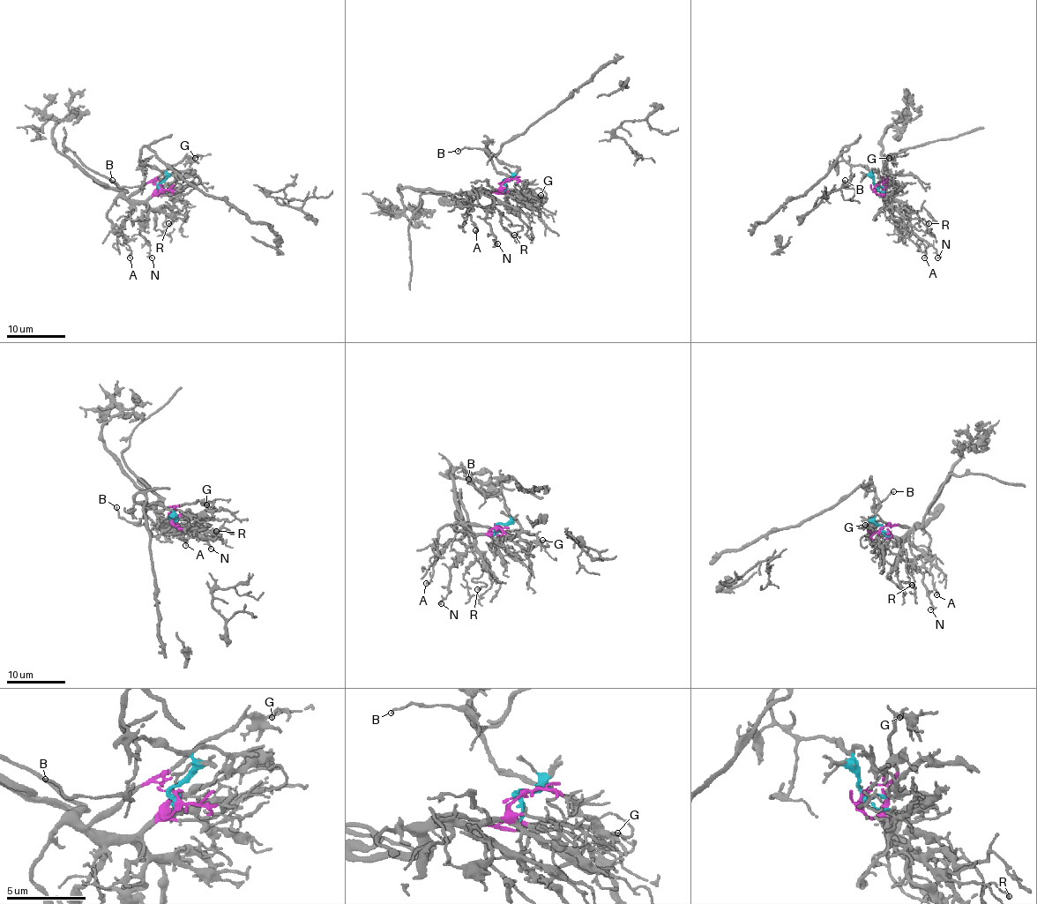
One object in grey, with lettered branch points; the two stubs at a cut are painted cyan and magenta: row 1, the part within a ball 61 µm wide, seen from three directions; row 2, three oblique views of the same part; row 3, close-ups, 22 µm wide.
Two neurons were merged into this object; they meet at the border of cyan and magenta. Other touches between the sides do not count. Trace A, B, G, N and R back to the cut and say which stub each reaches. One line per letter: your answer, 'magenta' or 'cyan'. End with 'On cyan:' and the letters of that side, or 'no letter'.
A: magenta
B: cyan
G: magenta
N: magenta
R: magenta
On cyan: B

